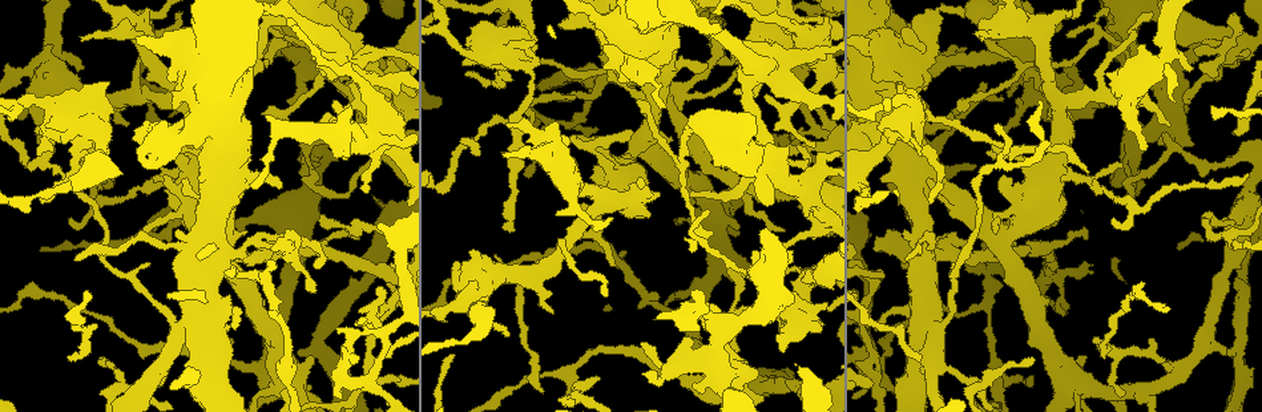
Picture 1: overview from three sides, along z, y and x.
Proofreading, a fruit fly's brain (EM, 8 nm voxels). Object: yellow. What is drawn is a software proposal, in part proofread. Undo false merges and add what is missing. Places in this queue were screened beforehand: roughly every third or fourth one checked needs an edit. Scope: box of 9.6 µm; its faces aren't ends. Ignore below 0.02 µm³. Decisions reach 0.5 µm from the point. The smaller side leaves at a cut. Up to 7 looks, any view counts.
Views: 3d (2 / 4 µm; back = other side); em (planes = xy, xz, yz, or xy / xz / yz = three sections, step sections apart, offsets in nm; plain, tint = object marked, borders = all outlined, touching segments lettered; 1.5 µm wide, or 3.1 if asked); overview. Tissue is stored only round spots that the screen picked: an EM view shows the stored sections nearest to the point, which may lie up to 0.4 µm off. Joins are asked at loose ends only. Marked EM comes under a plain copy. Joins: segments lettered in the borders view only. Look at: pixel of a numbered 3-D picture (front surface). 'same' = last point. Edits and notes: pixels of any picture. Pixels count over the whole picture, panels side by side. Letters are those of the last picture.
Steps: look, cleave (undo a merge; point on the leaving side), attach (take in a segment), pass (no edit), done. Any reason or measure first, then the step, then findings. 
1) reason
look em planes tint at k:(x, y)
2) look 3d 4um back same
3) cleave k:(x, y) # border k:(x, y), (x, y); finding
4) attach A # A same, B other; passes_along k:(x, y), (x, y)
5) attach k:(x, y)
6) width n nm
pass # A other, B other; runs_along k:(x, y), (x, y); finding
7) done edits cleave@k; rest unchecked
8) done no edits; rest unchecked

arms part here
look 3d 2um at 1:(589, 80)

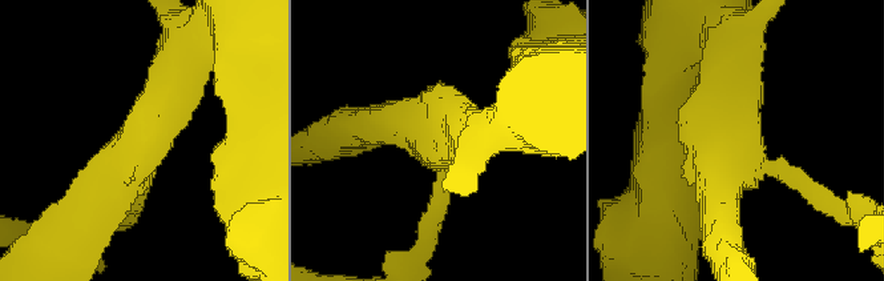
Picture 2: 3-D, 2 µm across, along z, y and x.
arms 3
look em xz step 8 tint at 2:(735, 140)

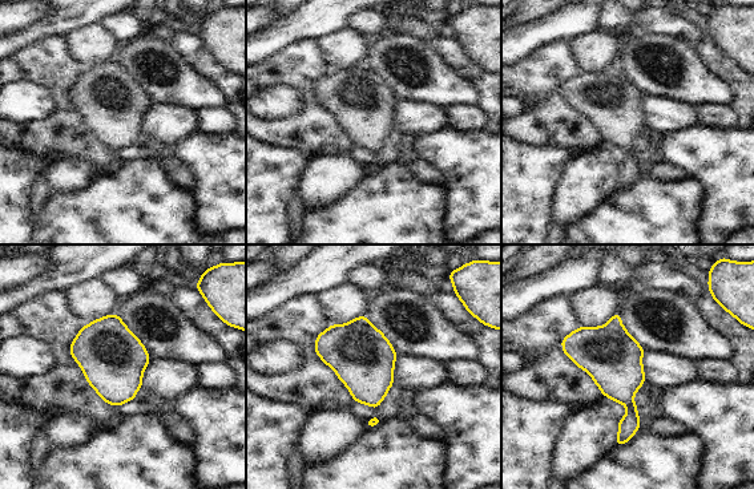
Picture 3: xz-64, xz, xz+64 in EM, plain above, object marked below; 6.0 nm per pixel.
look em planes borders same

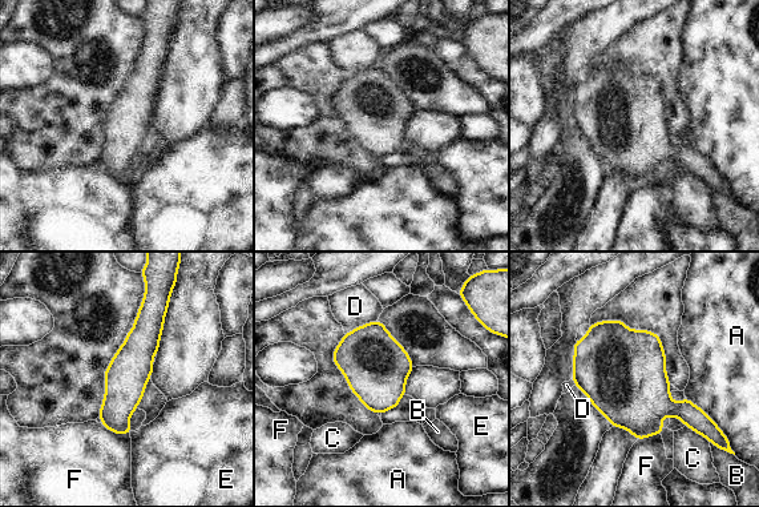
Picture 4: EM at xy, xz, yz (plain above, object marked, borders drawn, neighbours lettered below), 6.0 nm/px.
width 260 nm; longest_contact A 260 nm
pass # A other, B other, C other, D other, E other, F other; all the same cell

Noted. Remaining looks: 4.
thin end
look 3d 4um at 1:(953, 264)

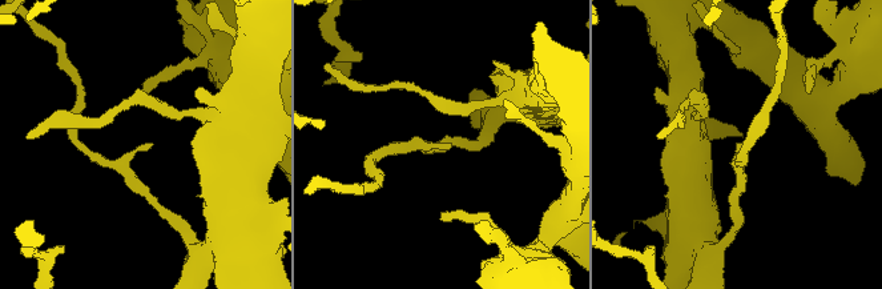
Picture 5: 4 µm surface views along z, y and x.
look em planes borders at 5:(449, 149)

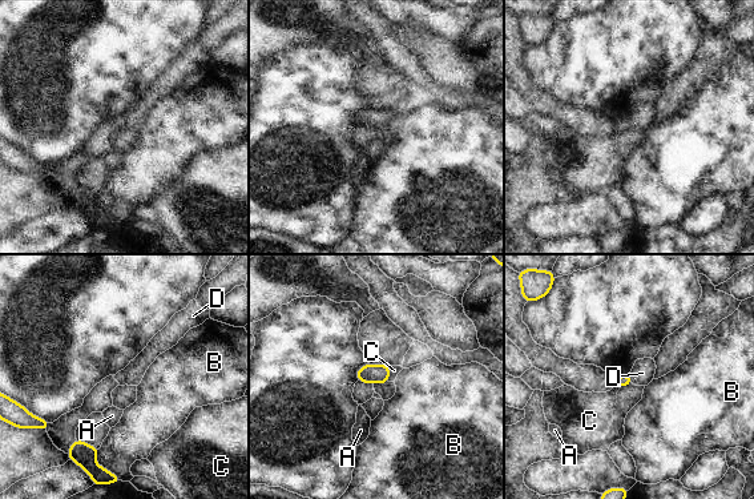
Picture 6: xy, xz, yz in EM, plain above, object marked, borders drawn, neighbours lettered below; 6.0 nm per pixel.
pass # A other, B other, C other, D other; border 6:(390, 366), (387, 381); none of them fits

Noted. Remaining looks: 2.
look em yz step 4 borders at 1:(509, 227)

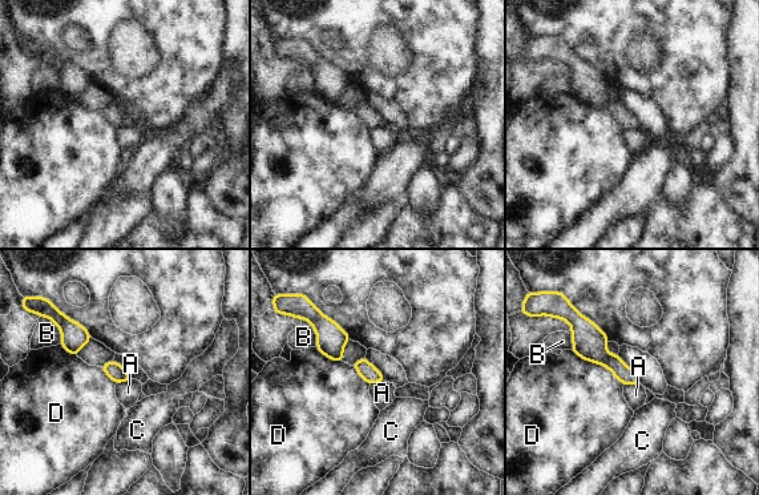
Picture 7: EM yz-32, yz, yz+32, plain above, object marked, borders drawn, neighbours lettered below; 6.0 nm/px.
another direction
look em planes borders same

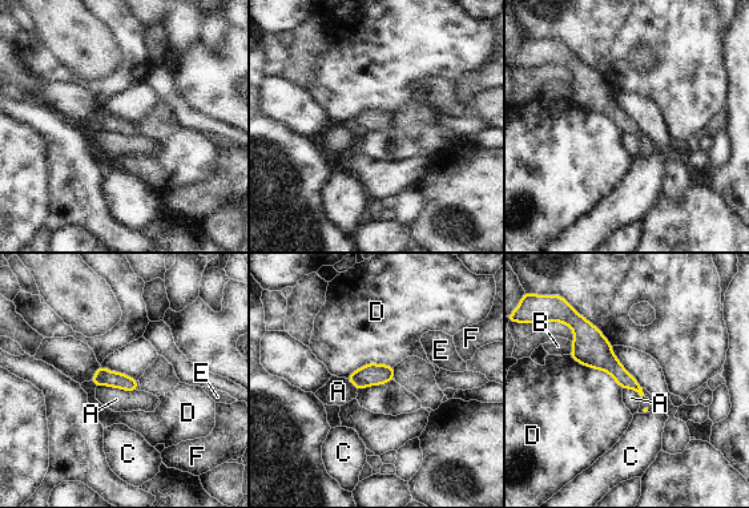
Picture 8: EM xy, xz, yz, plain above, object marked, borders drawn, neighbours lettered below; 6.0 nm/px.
longest_contact D 380 nm
pass # A other, B other, C other, D other, E other, F other; none of them fits

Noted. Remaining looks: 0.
done no edits; rest unchecked

